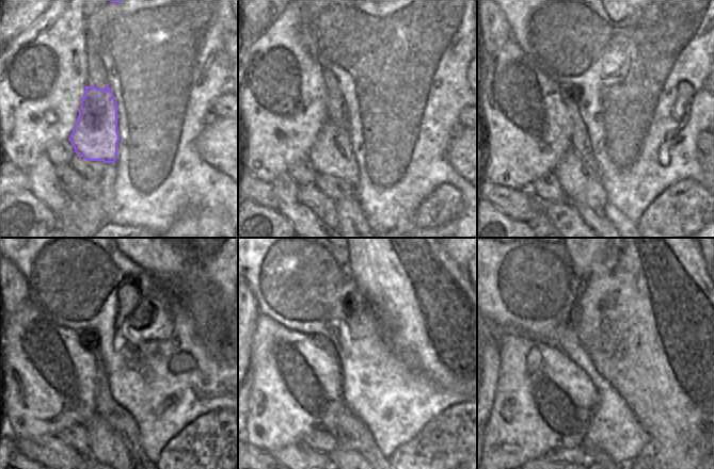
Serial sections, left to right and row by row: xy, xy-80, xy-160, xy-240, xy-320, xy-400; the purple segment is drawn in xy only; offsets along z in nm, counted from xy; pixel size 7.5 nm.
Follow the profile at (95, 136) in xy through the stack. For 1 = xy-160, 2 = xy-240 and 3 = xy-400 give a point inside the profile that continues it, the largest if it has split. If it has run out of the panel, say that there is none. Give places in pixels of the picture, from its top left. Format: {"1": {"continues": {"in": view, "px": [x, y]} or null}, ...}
{"1": {"continues": {"in": "xy-160", "px": [578, 182]}}, "2": {"continues": {"in": "xy-240", "px": [106, 446]}}, "3": {"continues": null}}

